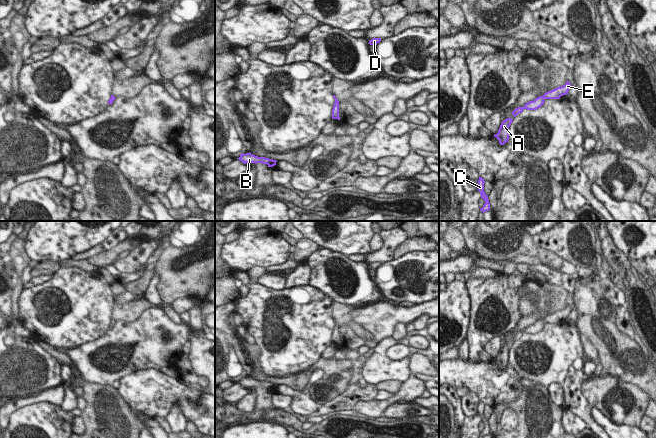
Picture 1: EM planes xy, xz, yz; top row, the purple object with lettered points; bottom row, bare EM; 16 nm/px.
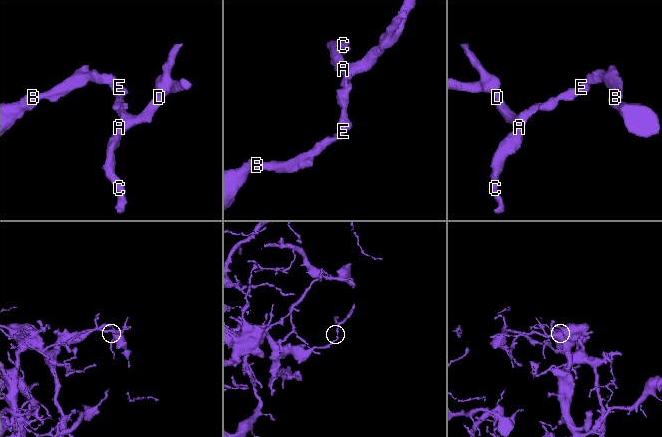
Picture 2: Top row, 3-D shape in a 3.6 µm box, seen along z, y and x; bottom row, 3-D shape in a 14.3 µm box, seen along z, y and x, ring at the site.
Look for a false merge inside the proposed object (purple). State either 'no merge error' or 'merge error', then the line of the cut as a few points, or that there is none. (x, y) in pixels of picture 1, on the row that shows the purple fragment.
no merge error; no cut

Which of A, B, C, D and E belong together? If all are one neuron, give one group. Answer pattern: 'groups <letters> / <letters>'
groups A B C D E

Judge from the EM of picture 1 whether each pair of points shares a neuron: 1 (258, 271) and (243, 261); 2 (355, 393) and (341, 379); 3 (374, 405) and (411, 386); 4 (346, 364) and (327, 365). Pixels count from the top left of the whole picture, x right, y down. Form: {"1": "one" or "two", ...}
{"1": "two", "2": "two", "3": "one", "4": "one"}

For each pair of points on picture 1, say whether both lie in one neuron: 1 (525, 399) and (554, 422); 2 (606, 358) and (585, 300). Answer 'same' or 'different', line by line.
1: same
2: same

